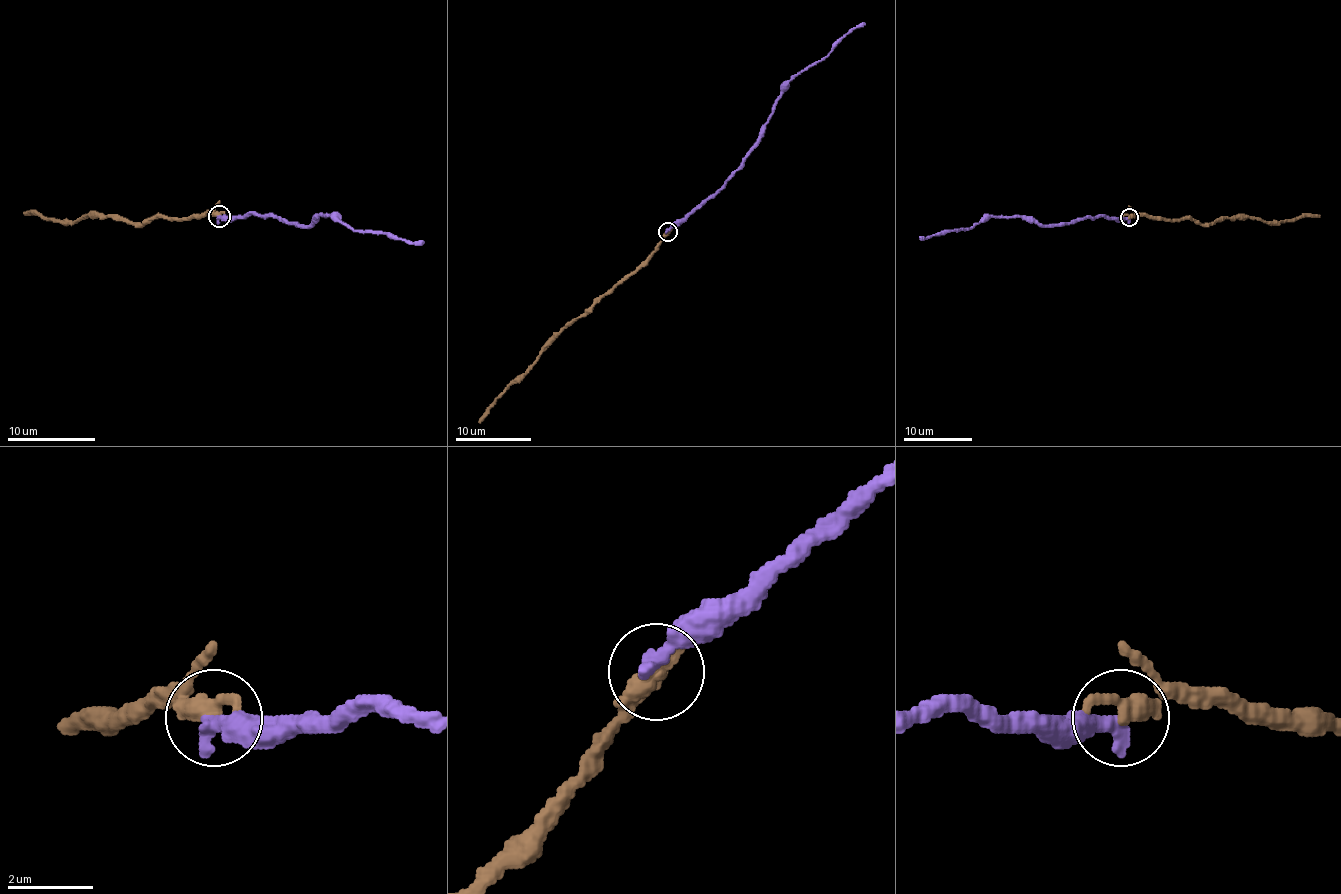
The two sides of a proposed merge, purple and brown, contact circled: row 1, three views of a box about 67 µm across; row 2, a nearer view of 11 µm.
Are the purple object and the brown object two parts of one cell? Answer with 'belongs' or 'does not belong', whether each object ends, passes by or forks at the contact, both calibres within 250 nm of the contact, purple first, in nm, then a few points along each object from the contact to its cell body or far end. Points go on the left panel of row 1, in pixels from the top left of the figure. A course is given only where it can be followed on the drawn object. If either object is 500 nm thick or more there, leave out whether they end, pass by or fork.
belongs; purple ends; brown ends; calibres 440 and 460 nm; course purple (218, 216), (273, 215), (307, 226), (317, 215), (337, 216), (355, 229), (389, 232), (412, 243), (423, 241); course brown (220, 216), (205, 212), (130, 224), (92, 215), (46, 221), (23, 212)

